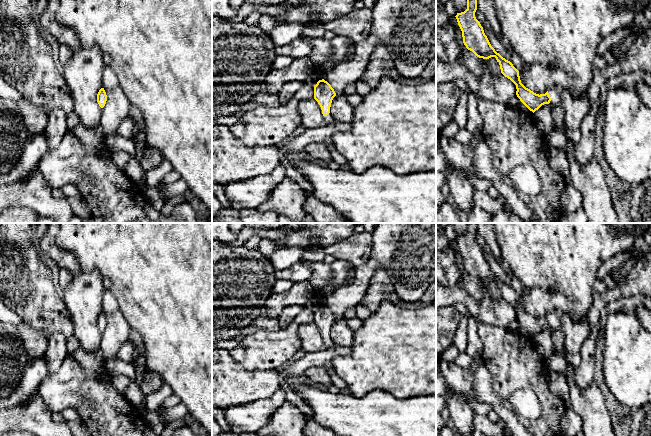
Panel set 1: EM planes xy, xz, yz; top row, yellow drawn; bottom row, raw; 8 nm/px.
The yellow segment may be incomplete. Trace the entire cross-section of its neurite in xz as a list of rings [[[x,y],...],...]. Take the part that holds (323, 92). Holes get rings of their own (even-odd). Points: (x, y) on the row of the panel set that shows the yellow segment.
[[[324,79],[319,80],[314,86],[314,99],[321,107],[325,124],[330,124],[332,121],[334,121],[334,118],[330,113],[330,107],[335,96],[336,93],[334,89]]]

